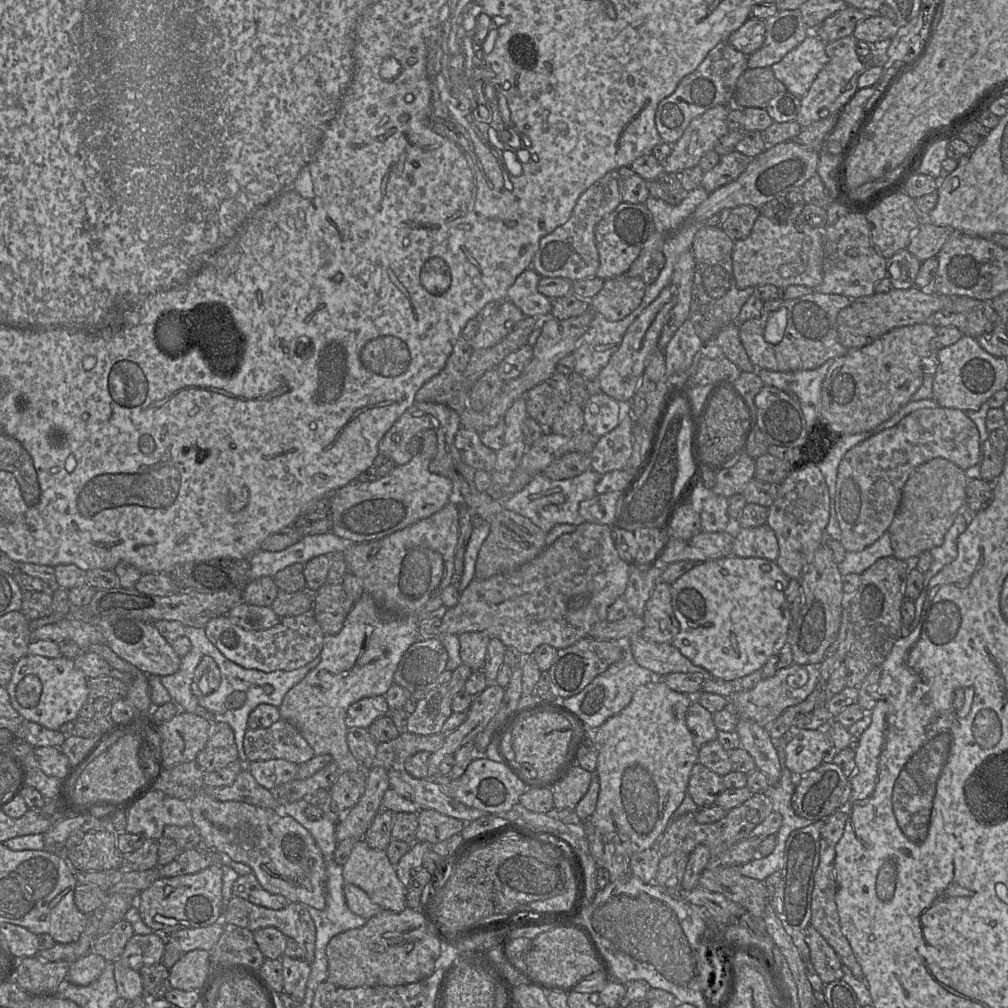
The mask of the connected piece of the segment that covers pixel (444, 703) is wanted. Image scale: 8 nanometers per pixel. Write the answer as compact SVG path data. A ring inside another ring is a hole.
M461 663L452 672L449 683L430 689L408 716L406 731L418 735L441 732L445 721L453 713L451 703L454 696L463 689L472 673L468 666Z

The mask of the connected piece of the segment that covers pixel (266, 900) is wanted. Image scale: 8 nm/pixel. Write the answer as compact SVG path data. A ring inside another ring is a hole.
M254 873L240 875L232 887L234 896L272 910L281 910L290 903L284 896L266 891L256 879Z

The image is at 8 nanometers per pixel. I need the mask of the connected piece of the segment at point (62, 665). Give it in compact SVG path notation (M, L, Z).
M23 656L14 664L12 677L6 688L12 707L22 719L51 730L59 730L64 723L74 722L82 706L89 700L86 676L75 666L74 660L64 656Z

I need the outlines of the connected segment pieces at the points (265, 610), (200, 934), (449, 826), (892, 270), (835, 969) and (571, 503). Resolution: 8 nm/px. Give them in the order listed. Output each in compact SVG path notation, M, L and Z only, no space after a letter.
M244 601L231 608L226 615L234 624L249 631L269 629L281 619L271 606L256 606Z
M223 920L217 921L215 924L206 927L181 929L165 937L176 939L182 953L192 950L210 952L224 932L225 924Z
M422 809L417 813L418 829L416 841L434 844L460 834L464 823L432 809Z
M905 248L887 259L887 277L895 289L912 288L921 264L922 262Z
M810 924L804 930L804 940L810 950L810 961L824 984L842 979L842 962L824 937Z
M592 469L576 477L562 480L551 480L540 473L534 476L522 490L502 499L502 504L506 509L529 518L545 533L558 524L578 526L584 522L578 512L579 504L596 495L595 486L599 478L600 475Z

